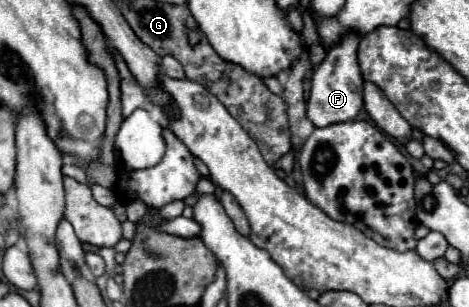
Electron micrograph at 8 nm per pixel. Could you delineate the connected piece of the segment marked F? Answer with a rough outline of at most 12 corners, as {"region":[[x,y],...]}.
{"region":[[357,32],[313,70],[307,116],[317,128],[363,108]]}

